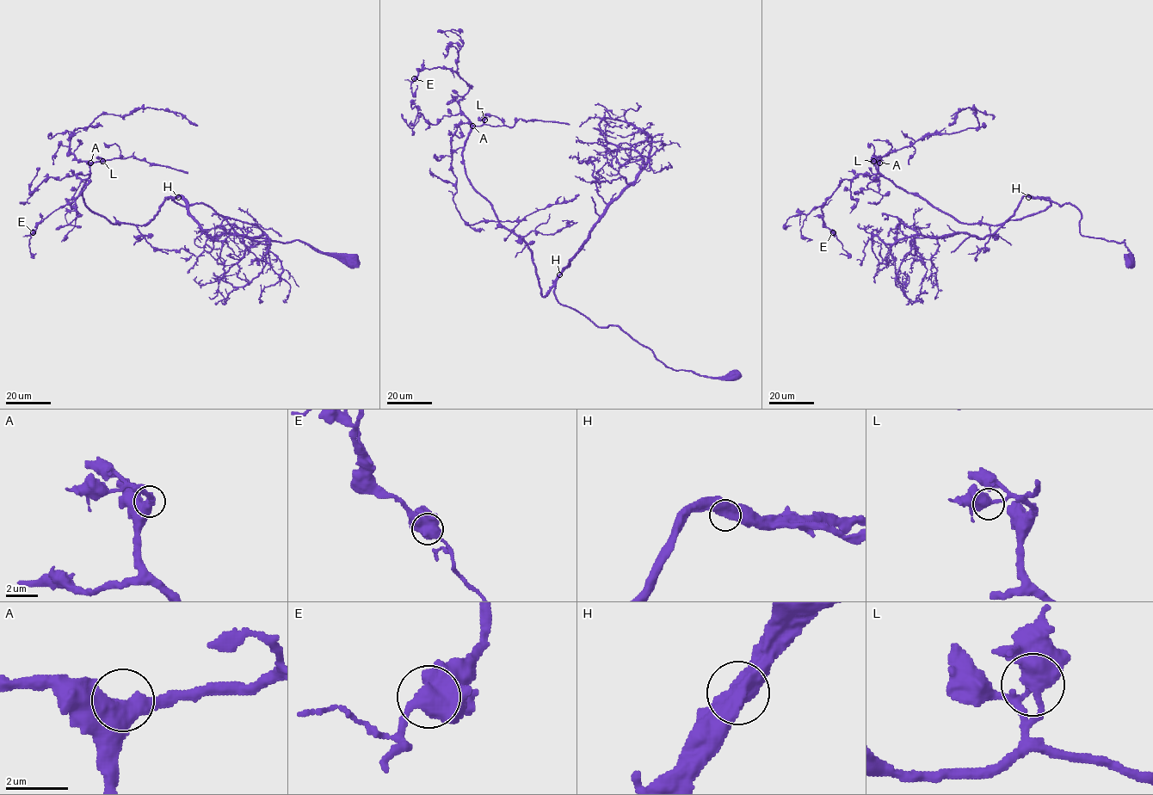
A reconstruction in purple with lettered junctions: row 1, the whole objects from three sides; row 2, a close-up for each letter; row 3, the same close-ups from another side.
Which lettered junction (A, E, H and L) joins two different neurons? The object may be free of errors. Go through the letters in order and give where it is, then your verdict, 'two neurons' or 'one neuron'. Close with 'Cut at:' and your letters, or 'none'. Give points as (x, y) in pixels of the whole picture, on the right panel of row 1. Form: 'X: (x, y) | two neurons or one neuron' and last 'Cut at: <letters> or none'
A: (879, 163) | one neuron
E: (833, 232) | one neuron
H: (1028, 197) | one neuron
L: (873, 161) | one neuron
Cut at: none

